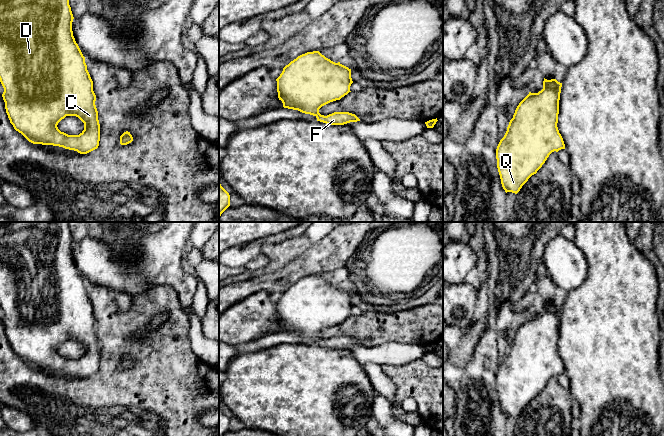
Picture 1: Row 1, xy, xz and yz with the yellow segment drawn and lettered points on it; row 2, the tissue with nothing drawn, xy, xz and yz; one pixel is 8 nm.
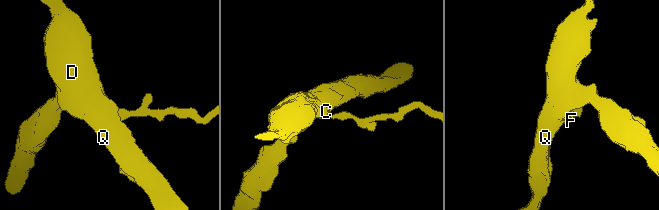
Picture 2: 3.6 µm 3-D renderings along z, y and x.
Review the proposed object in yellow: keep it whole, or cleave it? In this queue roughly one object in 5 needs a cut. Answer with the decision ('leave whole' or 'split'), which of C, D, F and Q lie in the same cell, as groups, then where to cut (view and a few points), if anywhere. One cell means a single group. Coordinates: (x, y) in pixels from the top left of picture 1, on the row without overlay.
leave whole; groups C D F Q; cut none

